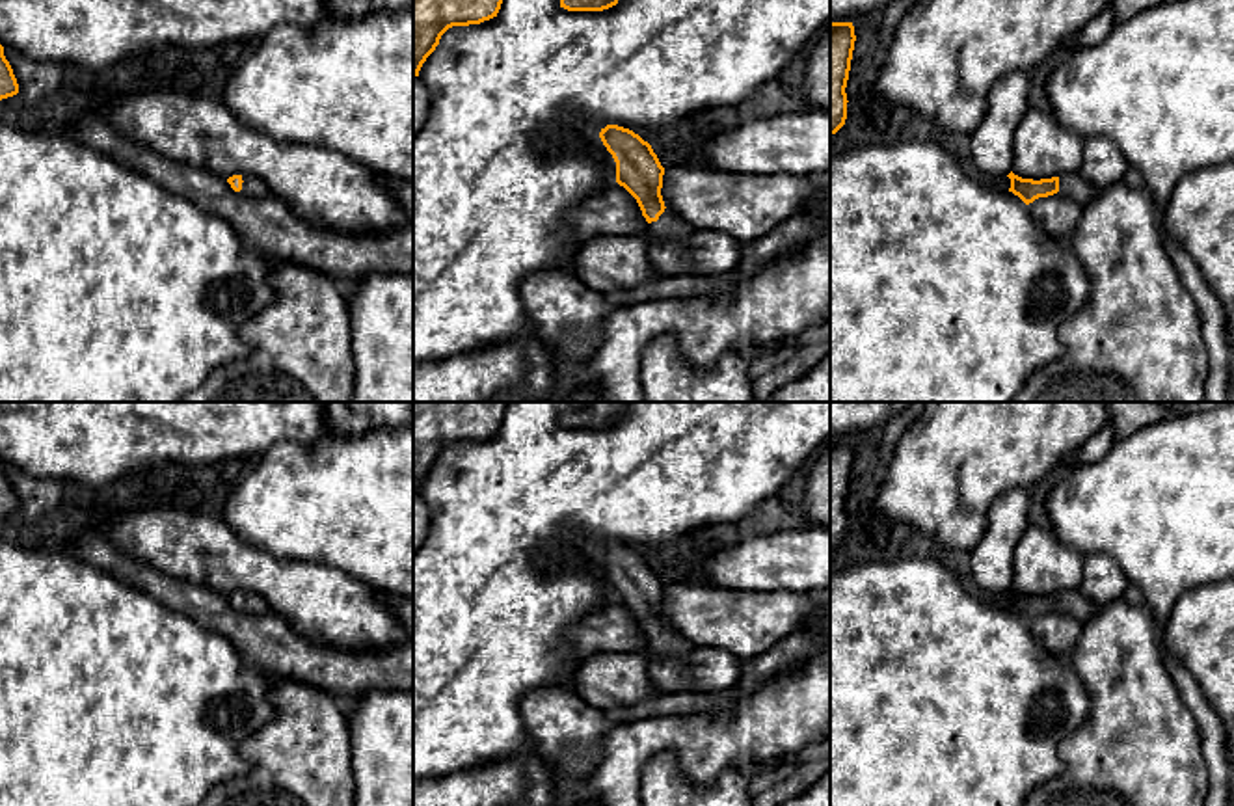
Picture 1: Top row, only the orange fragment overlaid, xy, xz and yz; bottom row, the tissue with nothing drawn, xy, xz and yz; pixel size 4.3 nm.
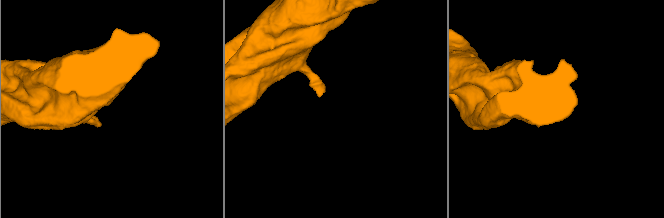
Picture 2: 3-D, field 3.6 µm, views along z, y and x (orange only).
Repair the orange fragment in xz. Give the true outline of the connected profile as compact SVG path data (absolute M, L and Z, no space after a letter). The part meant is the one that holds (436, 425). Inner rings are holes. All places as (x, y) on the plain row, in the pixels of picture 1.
M413 402L413 493L452 443L497 434L510 402Z

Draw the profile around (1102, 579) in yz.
M1093 553L1083 558L1081 594L1094 605L1122 598L1130 581L1119 562L1107 555Z

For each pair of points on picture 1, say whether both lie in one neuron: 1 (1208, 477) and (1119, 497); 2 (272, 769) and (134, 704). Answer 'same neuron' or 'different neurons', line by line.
1: same neuron
2: different neurons

